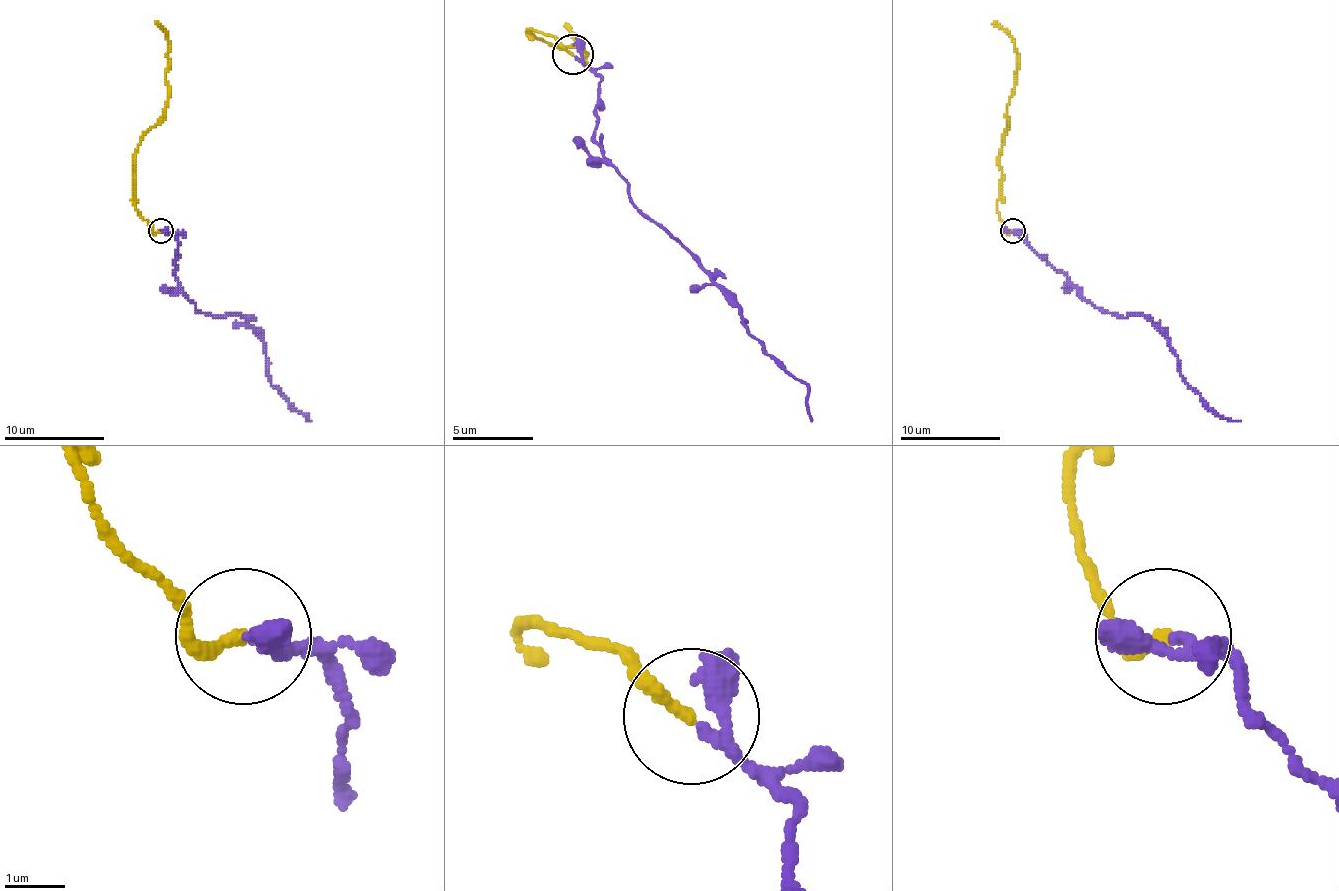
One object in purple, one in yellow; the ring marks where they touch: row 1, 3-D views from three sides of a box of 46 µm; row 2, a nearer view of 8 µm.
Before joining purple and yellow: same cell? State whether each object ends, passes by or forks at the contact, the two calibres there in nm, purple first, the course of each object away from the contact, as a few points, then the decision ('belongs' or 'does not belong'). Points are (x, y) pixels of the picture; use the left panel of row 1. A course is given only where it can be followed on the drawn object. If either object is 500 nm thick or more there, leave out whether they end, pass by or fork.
purple passes by; yellow ends; calibres 180 and 220 nm; course purple (163, 232), (178, 242), (178, 288), (203, 313), (241, 315), (263, 340), (268, 381), (311, 421); course yellow (160, 230), (150, 227), (132, 199), (135, 149), (168, 101), (168, 41), (155, 23); belongs

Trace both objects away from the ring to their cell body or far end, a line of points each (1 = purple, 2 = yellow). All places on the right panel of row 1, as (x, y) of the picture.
1: (1011, 232), (1022, 232), (1074, 288), (1110, 313), (1145, 315), (1167, 340), (1185, 381), (1220, 418), (1240, 421)
2: (1011, 230), (1004, 227), (996, 210), (999, 149), (1017, 66), (1014, 41), (991, 23)

